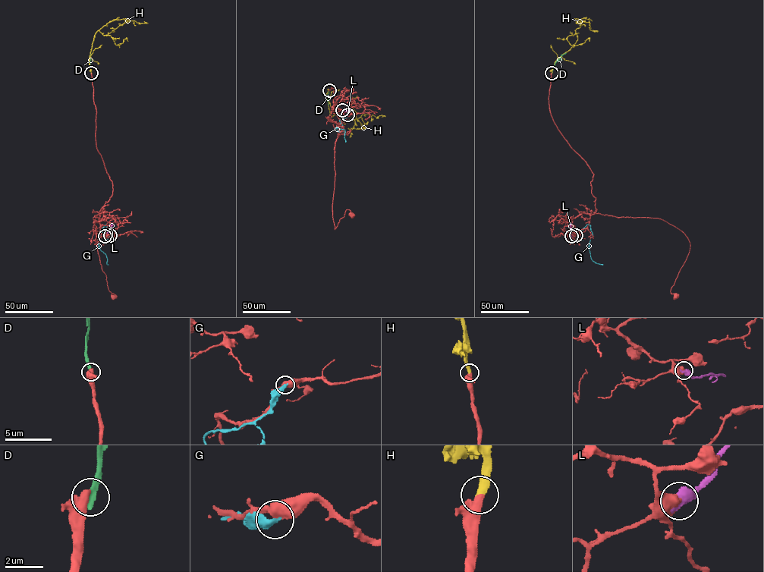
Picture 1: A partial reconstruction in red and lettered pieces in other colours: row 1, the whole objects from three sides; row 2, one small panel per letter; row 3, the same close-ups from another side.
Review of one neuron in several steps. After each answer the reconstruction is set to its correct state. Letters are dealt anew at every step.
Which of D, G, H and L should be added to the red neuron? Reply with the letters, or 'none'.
H

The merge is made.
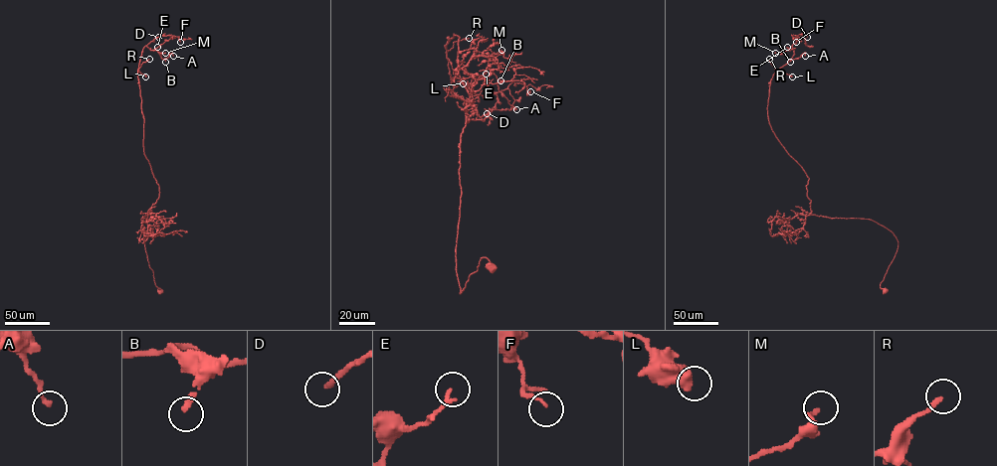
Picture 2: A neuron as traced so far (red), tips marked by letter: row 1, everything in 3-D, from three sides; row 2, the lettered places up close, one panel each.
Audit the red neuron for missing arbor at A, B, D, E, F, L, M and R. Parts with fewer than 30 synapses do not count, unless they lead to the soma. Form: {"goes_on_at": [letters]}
{"goes_on_at": ["D", "R"]}

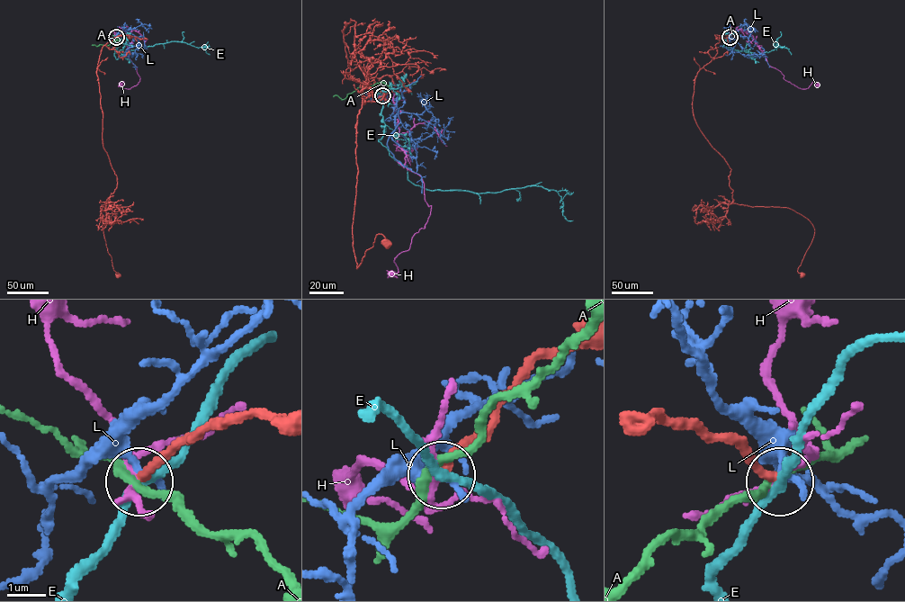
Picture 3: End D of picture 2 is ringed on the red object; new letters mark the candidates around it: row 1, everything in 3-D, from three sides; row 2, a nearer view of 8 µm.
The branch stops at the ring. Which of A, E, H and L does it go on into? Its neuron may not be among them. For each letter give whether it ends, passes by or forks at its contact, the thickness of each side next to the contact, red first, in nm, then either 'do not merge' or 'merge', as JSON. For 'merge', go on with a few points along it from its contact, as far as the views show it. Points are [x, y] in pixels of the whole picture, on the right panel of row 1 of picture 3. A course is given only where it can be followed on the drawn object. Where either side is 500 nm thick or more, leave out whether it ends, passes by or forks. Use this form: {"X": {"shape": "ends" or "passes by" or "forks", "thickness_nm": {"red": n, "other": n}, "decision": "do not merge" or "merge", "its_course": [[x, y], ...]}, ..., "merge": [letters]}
{"A": {"shape": "passes by", "thickness_nm": {"red": 240, "other": 220}, "decision": "do not merge"}, "E": {"shape": "passes by", "thickness_nm": {"red": 240, "other": 240}, "decision": "do not merge"}, "H": {"shape": "passes by", "thickness_nm": {"red": 240, "other": 160}, "decision": "do not merge"}, "L": {"shape": "ends", "thickness_nm": {"red": 240, "other": 300}, "decision": "do not merge"}, "merge": []}

